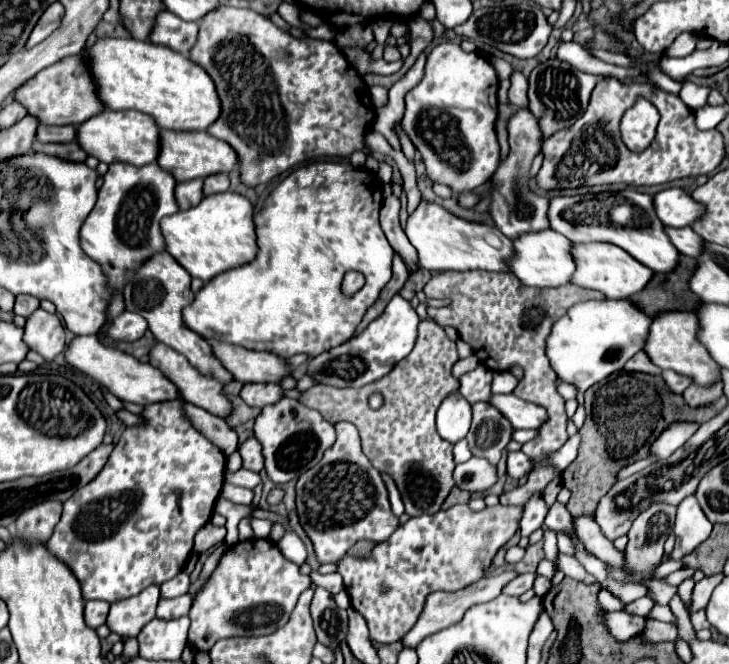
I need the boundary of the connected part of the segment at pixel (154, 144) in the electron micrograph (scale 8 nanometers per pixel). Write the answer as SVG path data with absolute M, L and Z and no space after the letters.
M102 110L100 114L92 116L84 124L78 126L78 146L88 154L98 158L100 162L128 162L134 166L144 166L156 162L158 148L160 148L160 130L150 116L142 112L112 112Z

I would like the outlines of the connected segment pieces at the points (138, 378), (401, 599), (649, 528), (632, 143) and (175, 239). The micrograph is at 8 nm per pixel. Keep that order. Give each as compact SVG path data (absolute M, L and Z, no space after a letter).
M74 336L68 342L68 346L64 348L64 360L68 366L84 372L92 380L96 380L100 386L108 388L122 402L134 402L134 404L146 406L152 402L178 398L178 390L158 368L154 368L150 364L142 364L140 360L132 358L130 354L126 354L118 348L102 346L96 336Z
M456 504L448 510L440 510L432 516L416 516L402 524L388 540L374 546L372 554L364 560L346 556L340 562L338 572L344 578L346 592L350 594L352 606L366 618L370 628L370 638L380 644L390 644L400 640L416 624L428 594L432 592L456 592L484 576L484 566L488 566L502 544L506 544L518 530L522 518L522 506L492 506L480 512L468 508L468 504Z
M652 504L648 510L640 512L640 516L634 520L630 532L628 532L628 546L626 546L626 564L622 566L622 570L626 574L634 574L634 576L642 576L642 584L648 588L648 598L652 598L656 604L668 604L670 598L676 594L676 588L672 588L670 584L666 584L662 578L654 578L654 570L662 564L662 556L664 556L664 542L666 538L672 534L672 526L674 526L674 518L676 518L676 506L670 504Z
M638 98L620 120L622 142L634 152L644 150L654 140L658 118L660 116L654 104L650 104L650 100L646 98Z
M234 192L204 196L202 202L190 210L180 210L162 218L160 232L166 242L166 252L184 266L192 278L208 282L212 276L230 268L248 264L256 256L256 234L252 224L252 204Z

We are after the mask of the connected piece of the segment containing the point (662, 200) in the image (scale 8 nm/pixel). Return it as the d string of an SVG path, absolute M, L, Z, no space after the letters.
M666 188L654 194L654 210L664 226L684 228L702 216L702 206L696 204L682 188Z

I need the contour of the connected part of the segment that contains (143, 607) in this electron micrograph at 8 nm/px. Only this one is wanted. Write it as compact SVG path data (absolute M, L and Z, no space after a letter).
M150 586L138 596L118 600L110 606L108 628L122 638L138 636L138 632L156 616L156 604L160 600L160 586Z

